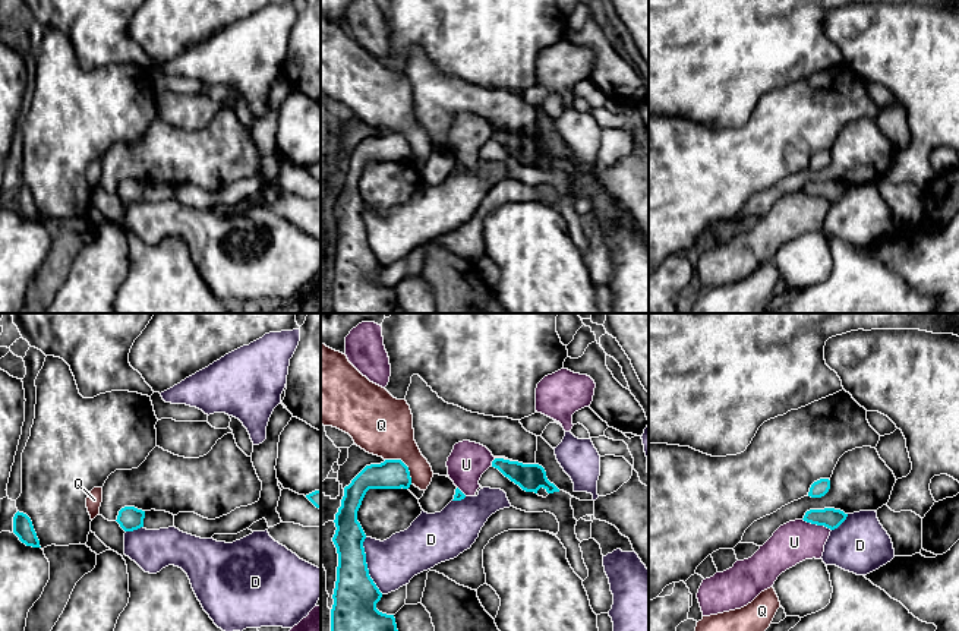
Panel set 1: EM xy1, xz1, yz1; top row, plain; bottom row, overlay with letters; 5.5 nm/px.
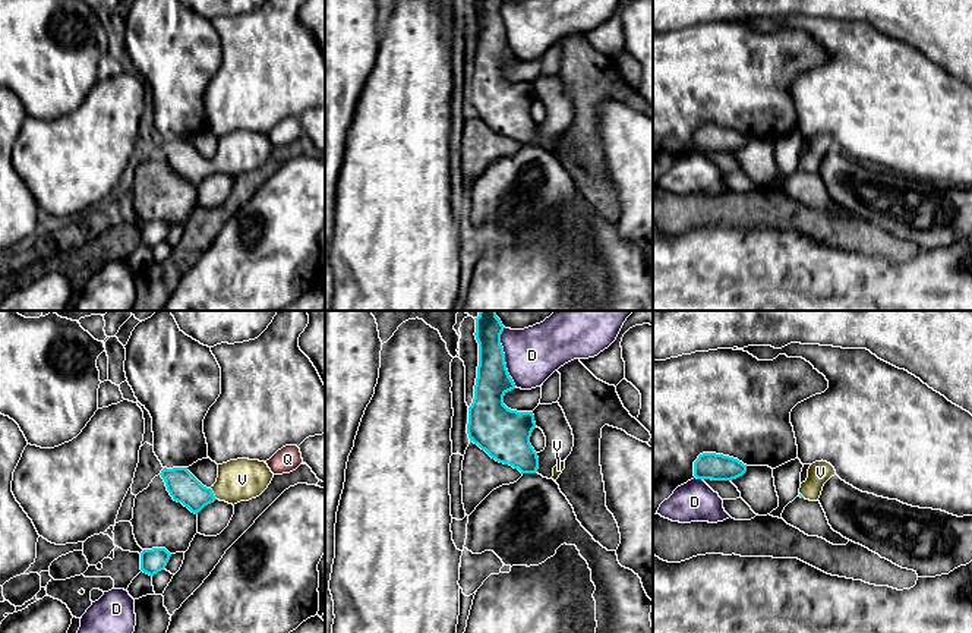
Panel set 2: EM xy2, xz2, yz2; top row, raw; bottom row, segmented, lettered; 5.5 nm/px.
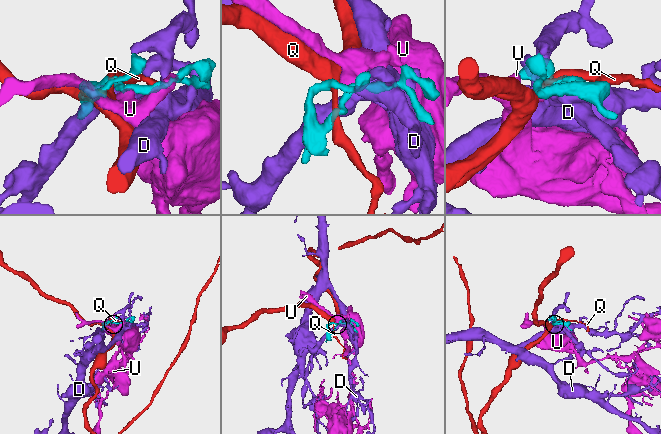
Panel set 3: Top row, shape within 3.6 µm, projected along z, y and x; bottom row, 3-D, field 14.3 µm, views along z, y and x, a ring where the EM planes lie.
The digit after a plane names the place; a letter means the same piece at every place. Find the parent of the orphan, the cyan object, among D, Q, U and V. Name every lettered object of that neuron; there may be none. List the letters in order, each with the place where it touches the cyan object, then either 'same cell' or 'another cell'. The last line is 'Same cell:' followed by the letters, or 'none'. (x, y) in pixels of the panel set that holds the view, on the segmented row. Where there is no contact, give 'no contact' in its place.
D: meets cyan in xz2 at (504, 356); another cell
Q: meets cyan in xz1 at (404, 464); another cell
U: meets cyan in yz1 at (817, 524); another cell
V: meets cyan in xy2 at (212, 494); same cell
Same cell: V

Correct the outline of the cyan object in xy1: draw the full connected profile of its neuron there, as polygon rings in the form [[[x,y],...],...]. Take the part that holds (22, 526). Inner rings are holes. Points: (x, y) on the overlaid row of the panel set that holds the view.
[[[16,512],[13,517],[13,533],[22,543],[32,548],[41,548],[31,518],[23,512]]]

